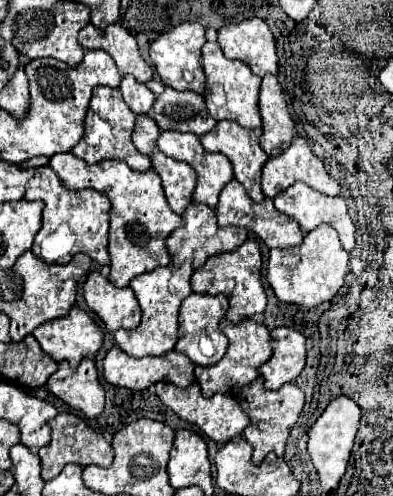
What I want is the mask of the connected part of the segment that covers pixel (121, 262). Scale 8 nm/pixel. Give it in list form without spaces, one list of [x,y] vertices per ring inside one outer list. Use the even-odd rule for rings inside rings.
[[[70,152],[66,154],[54,154],[50,158],[50,164],[48,164],[60,178],[60,182],[68,188],[68,190],[82,190],[82,188],[94,188],[98,190],[100,194],[104,194],[112,208],[110,208],[110,232],[108,232],[108,238],[110,238],[110,244],[108,244],[108,254],[110,254],[110,276],[108,280],[116,286],[128,286],[128,282],[134,278],[134,276],[140,276],[140,274],[146,274],[146,272],[152,272],[156,270],[158,266],[168,266],[170,264],[170,254],[164,246],[164,240],[166,236],[180,228],[182,226],[182,216],[174,214],[164,198],[164,192],[162,192],[162,184],[160,184],[160,176],[150,168],[148,172],[136,172],[136,170],[130,170],[130,166],[124,162],[124,160],[102,160],[102,162],[96,162],[96,164],[86,164],[82,158],[76,158],[72,156]]]

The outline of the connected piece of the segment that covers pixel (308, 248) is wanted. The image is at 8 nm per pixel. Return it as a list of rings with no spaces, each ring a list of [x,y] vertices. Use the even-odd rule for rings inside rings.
[[[320,224],[308,232],[300,246],[288,250],[270,250],[266,280],[272,286],[278,300],[300,306],[316,306],[330,300],[344,284],[348,266],[348,252],[340,246],[338,234],[330,224]]]

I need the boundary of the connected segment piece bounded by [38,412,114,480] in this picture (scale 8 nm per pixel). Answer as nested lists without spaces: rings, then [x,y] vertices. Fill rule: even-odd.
[[[64,412],[64,414],[58,414],[56,418],[52,418],[48,422],[48,426],[52,428],[52,440],[50,440],[50,444],[46,444],[44,448],[38,450],[38,456],[40,456],[40,462],[42,462],[42,478],[44,480],[50,480],[50,478],[58,476],[66,464],[80,464],[80,466],[86,466],[86,464],[110,466],[112,464],[112,460],[114,460],[112,446],[106,442],[106,438],[102,436],[102,432],[90,428],[80,416]],[[66,424],[72,424],[76,428],[74,436],[68,436],[62,430]]]

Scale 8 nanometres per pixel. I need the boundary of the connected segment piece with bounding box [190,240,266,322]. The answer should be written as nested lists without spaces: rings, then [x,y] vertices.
[[[246,240],[238,250],[216,254],[206,260],[206,264],[192,272],[190,284],[194,292],[204,294],[224,294],[230,302],[226,318],[232,322],[240,322],[242,318],[252,318],[254,314],[262,314],[266,308],[266,292],[260,280],[262,256],[256,240]]]

